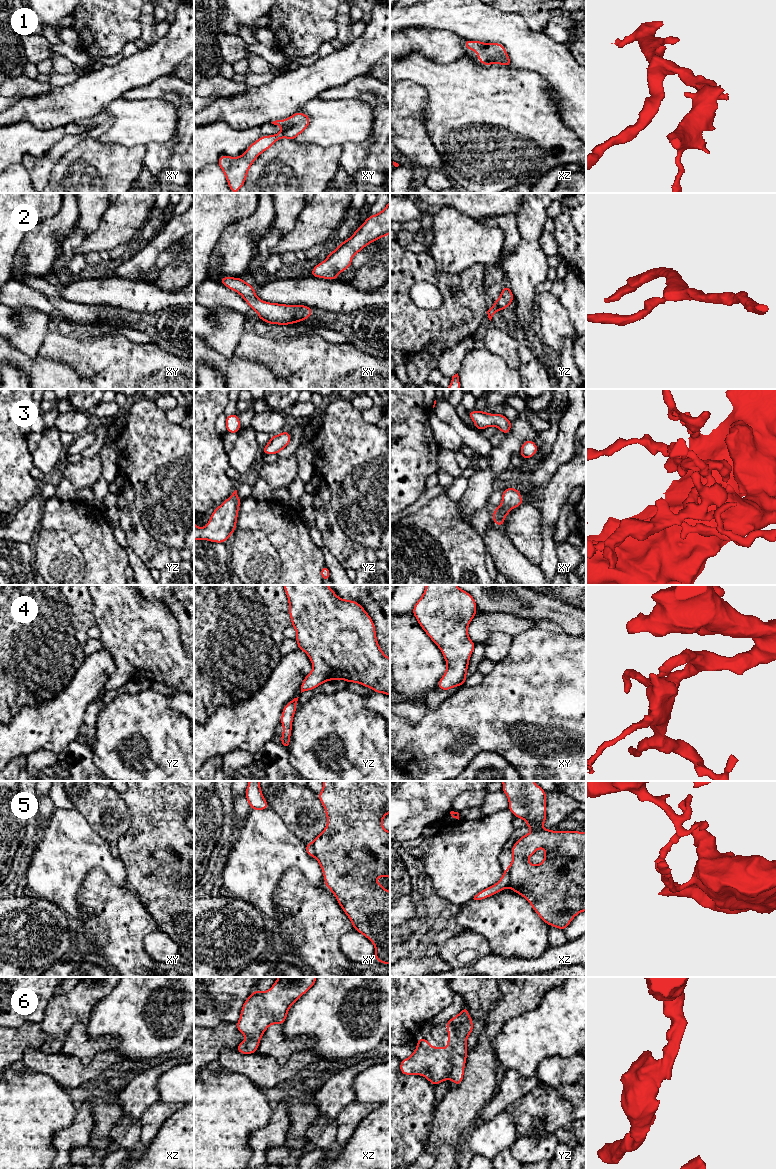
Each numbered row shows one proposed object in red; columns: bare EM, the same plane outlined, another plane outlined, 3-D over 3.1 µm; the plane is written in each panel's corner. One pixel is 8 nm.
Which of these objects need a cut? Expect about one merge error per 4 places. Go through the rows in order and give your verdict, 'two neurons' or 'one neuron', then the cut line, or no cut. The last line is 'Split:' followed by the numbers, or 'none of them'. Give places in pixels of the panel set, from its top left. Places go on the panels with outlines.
1: one neuron; no cut
2: one neuron; no cut
3: one neuron; no cut
4: one neuron; no cut
5: two neurons; cut in xz along (505, 869), (509, 875), (510, 886)
6: one neuron; no cut
Split: 5

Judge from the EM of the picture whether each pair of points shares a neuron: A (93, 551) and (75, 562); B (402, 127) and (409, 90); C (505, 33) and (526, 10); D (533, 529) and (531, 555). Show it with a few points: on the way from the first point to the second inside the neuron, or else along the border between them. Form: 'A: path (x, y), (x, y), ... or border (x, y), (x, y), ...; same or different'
A: border (71, 536), (81, 552), (84, 574); different
B: path (406, 118), (409, 99); same
C: border (499, 10), (517, 13), (531, 28), (538, 30); different
D: path (531, 535), (531, 549); same

